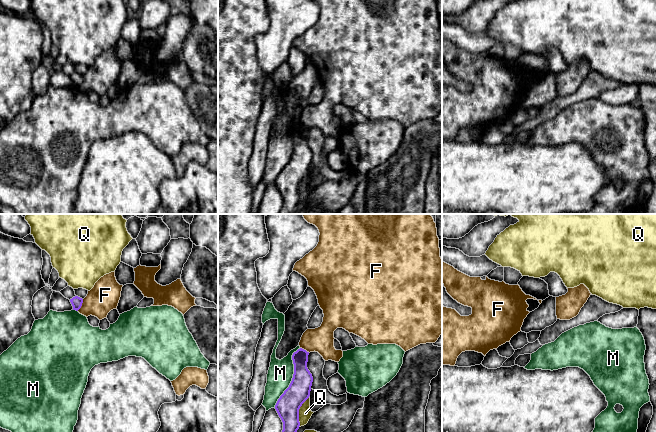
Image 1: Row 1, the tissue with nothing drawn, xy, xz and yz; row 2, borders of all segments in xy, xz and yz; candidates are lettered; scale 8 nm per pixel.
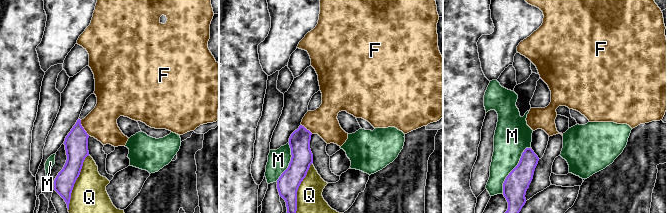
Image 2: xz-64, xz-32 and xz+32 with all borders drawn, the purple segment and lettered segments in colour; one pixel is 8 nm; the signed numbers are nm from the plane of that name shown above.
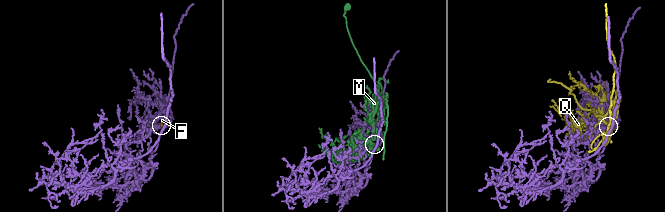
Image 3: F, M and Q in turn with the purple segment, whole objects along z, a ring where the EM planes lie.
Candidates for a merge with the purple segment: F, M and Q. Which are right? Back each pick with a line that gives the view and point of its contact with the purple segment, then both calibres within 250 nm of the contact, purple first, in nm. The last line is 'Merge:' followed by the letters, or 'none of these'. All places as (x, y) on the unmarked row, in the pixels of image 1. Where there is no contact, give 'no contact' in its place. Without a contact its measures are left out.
Merge: none of these

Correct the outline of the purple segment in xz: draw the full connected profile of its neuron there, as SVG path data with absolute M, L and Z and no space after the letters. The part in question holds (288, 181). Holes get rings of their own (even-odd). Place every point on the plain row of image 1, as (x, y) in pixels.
M300 124L292 131L294 150L289 163L278 175L275 185L283 198L279 214L293 214L299 205L299 185L309 174L313 153L307 144L309 128Z

